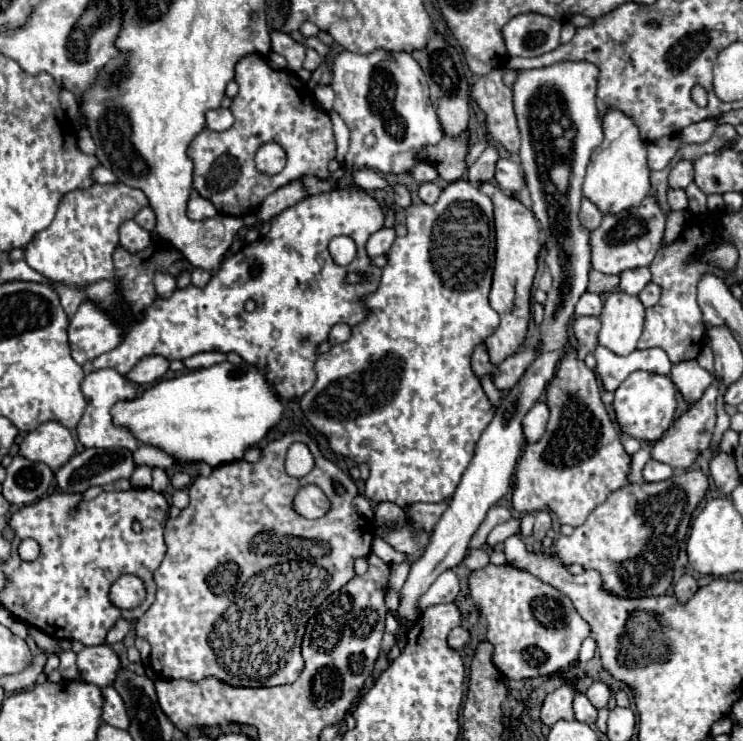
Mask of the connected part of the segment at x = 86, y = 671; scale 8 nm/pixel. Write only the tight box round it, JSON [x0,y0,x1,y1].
[77,643,121,689]

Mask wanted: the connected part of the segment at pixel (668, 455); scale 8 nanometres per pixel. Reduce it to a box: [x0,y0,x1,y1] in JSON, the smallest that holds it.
[651,385,719,469]

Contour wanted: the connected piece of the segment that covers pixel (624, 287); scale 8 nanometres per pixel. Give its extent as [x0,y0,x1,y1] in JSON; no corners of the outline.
[619,267,651,295]

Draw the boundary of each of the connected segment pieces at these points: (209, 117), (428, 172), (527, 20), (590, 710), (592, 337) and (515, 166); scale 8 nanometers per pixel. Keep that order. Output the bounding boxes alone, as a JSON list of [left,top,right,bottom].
[[205,107,235,133],[412,161,438,183],[501,13,561,57],[573,693,597,725],[573,317,601,353],[495,159,525,195]]

